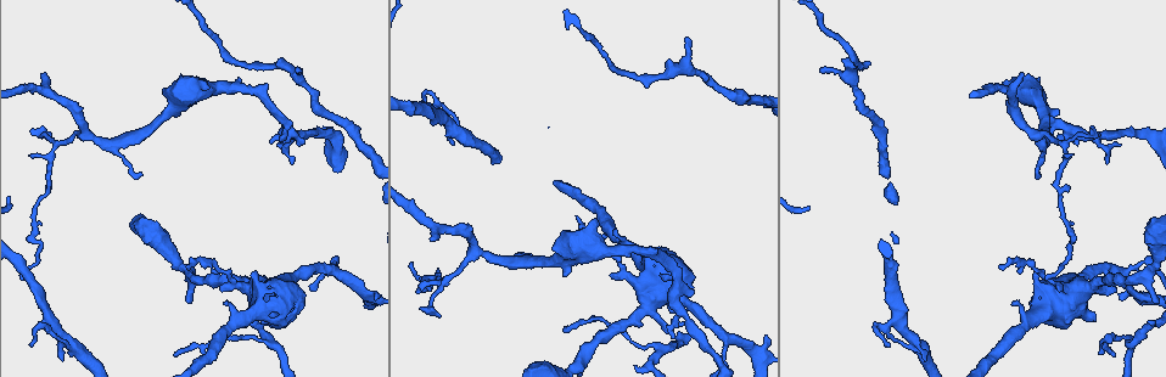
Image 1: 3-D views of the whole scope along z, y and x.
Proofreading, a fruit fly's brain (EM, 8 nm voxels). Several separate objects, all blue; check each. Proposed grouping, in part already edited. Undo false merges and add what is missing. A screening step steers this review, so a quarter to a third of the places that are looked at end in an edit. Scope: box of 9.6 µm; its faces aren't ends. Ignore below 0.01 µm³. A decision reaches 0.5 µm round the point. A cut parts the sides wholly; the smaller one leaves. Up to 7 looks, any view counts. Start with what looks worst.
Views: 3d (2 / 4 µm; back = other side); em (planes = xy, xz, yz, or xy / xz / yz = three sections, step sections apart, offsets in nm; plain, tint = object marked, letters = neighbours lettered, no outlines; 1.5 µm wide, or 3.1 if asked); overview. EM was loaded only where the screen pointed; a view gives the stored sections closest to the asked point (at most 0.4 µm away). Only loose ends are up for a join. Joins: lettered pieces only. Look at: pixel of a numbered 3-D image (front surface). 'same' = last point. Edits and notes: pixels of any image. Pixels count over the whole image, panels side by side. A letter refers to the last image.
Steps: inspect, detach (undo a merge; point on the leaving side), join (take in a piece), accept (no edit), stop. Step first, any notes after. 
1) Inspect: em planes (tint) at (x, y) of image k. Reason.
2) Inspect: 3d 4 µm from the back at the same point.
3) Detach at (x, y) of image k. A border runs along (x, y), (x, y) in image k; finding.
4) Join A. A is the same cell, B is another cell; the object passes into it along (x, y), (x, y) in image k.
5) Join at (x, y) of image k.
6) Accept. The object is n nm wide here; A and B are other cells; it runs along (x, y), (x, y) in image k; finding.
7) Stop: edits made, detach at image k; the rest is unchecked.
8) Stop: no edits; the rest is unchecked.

Inspect: 3d 4 µm at (819, 71) of image 1. An open end.

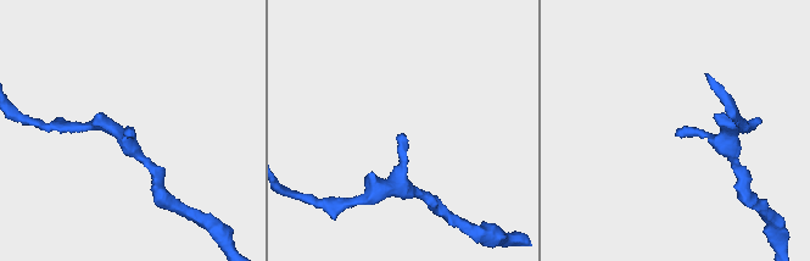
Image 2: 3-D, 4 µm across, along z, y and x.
Inspect: em xz step 4 (letters) at (680, 133) of image 2.

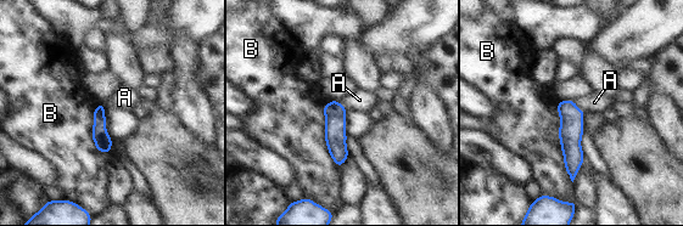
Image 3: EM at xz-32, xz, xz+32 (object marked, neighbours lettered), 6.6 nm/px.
Join A. The longest contact is with B, 460 nm; A is the same cell, B is another cell; the object passes into it along (571, 129), (577, 107), (594, 102) in image 3; it goes on there.

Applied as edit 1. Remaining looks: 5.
Inspect: 3d 4 µm at (55, 335) of image 1. An open end.

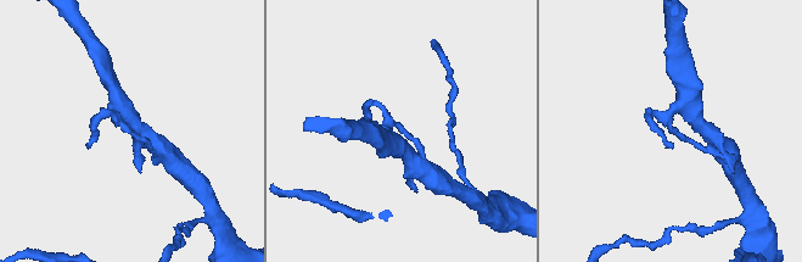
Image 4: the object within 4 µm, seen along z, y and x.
Inspect: em planes (letters) at (402, 129) of image 4. Now the EM.

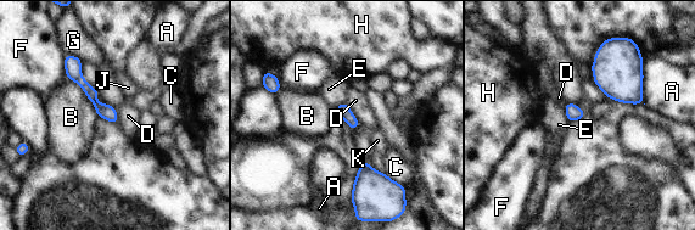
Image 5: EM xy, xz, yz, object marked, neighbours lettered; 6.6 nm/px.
Accept. A, B, C, D, E, F, G, H, J and K are other cells; a border runs along (345, 102), (360, 123) in image 5; no lettered piece goes on from it.

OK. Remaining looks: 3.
Inspect: em planes (letters) at (576, 217) of image 1. Free end.

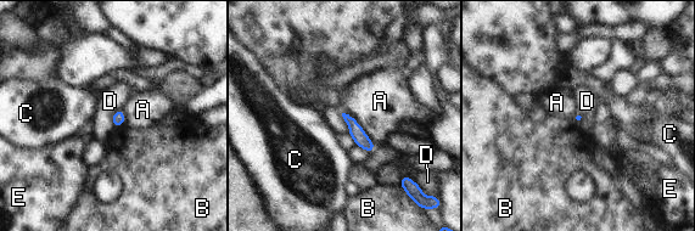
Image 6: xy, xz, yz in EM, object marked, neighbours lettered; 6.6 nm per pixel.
Accept. A, B, C, D and E are other cells; a border runs along (341, 113), (349, 134) in image 6; no lettered piece goes on from it.

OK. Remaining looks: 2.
Stop: edits made, join at image 3; the rest is unchecked.

